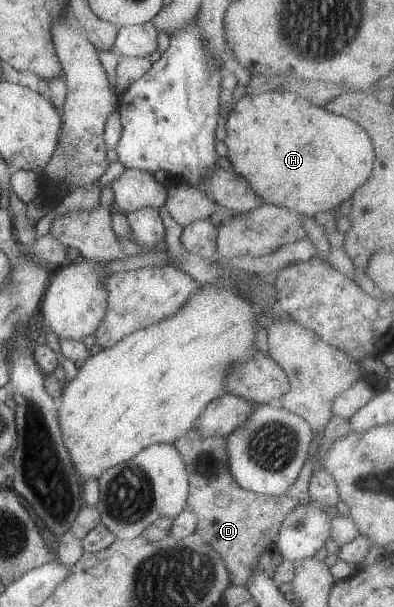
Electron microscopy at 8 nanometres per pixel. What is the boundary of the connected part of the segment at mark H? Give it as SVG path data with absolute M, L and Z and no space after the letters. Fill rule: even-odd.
M265 91L257 95L236 95L233 110L228 112L225 121L225 130L223 143L232 172L245 179L253 193L263 199L263 204L285 207L309 217L319 211L336 211L339 203L351 198L353 191L363 185L371 173L373 147L367 133L357 123L313 107L293 93Z

